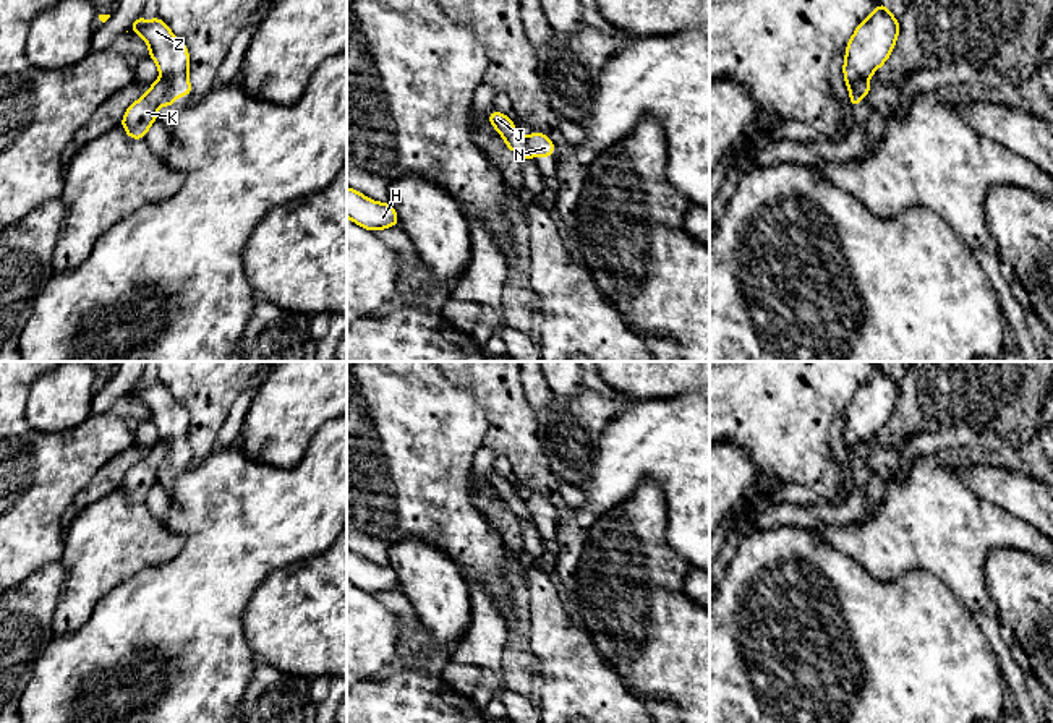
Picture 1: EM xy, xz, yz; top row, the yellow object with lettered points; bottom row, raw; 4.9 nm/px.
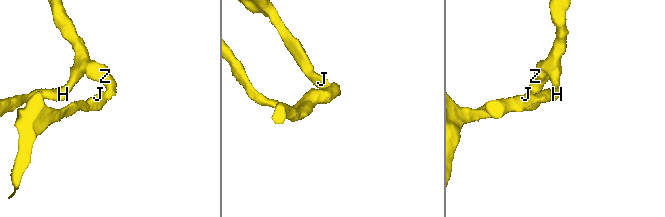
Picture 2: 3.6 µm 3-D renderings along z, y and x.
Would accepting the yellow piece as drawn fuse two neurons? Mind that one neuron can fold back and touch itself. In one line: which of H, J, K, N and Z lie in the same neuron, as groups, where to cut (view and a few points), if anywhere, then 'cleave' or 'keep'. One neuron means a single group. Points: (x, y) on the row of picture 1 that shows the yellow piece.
groups H N Z / J K; cut yz (867, 80), (861, 80), (854, 86), (861, 96); cleave

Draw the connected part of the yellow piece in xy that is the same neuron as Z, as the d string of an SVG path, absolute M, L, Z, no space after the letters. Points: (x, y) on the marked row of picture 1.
M139 15L128 31L139 34L149 45L149 57L157 63L160 79L168 84L162 105L173 107L177 96L191 96L188 79L190 52L186 45L162 23L157 15L144 21Z

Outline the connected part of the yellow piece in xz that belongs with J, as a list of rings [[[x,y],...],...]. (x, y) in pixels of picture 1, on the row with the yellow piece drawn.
[[[491,110],[488,117],[492,128],[496,128],[505,143],[520,159],[530,159],[530,149],[526,146],[526,139],[518,135],[515,130],[515,123],[501,112]]]

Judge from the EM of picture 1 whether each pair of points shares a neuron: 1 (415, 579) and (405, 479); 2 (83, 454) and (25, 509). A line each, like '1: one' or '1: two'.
1: two
2: one

